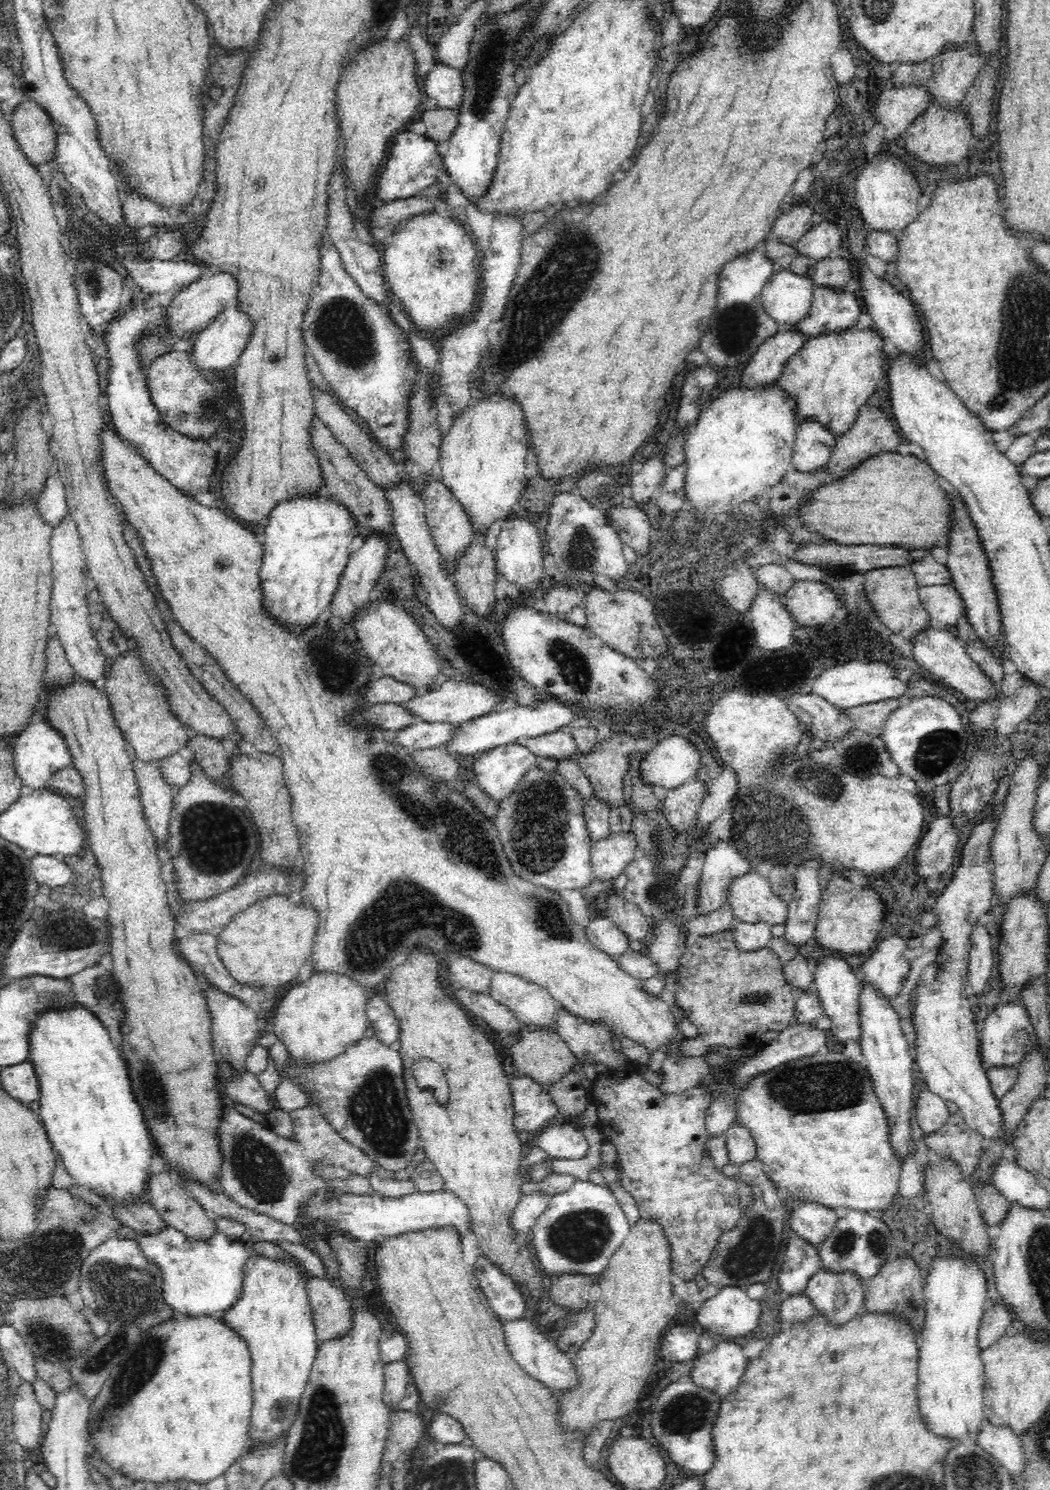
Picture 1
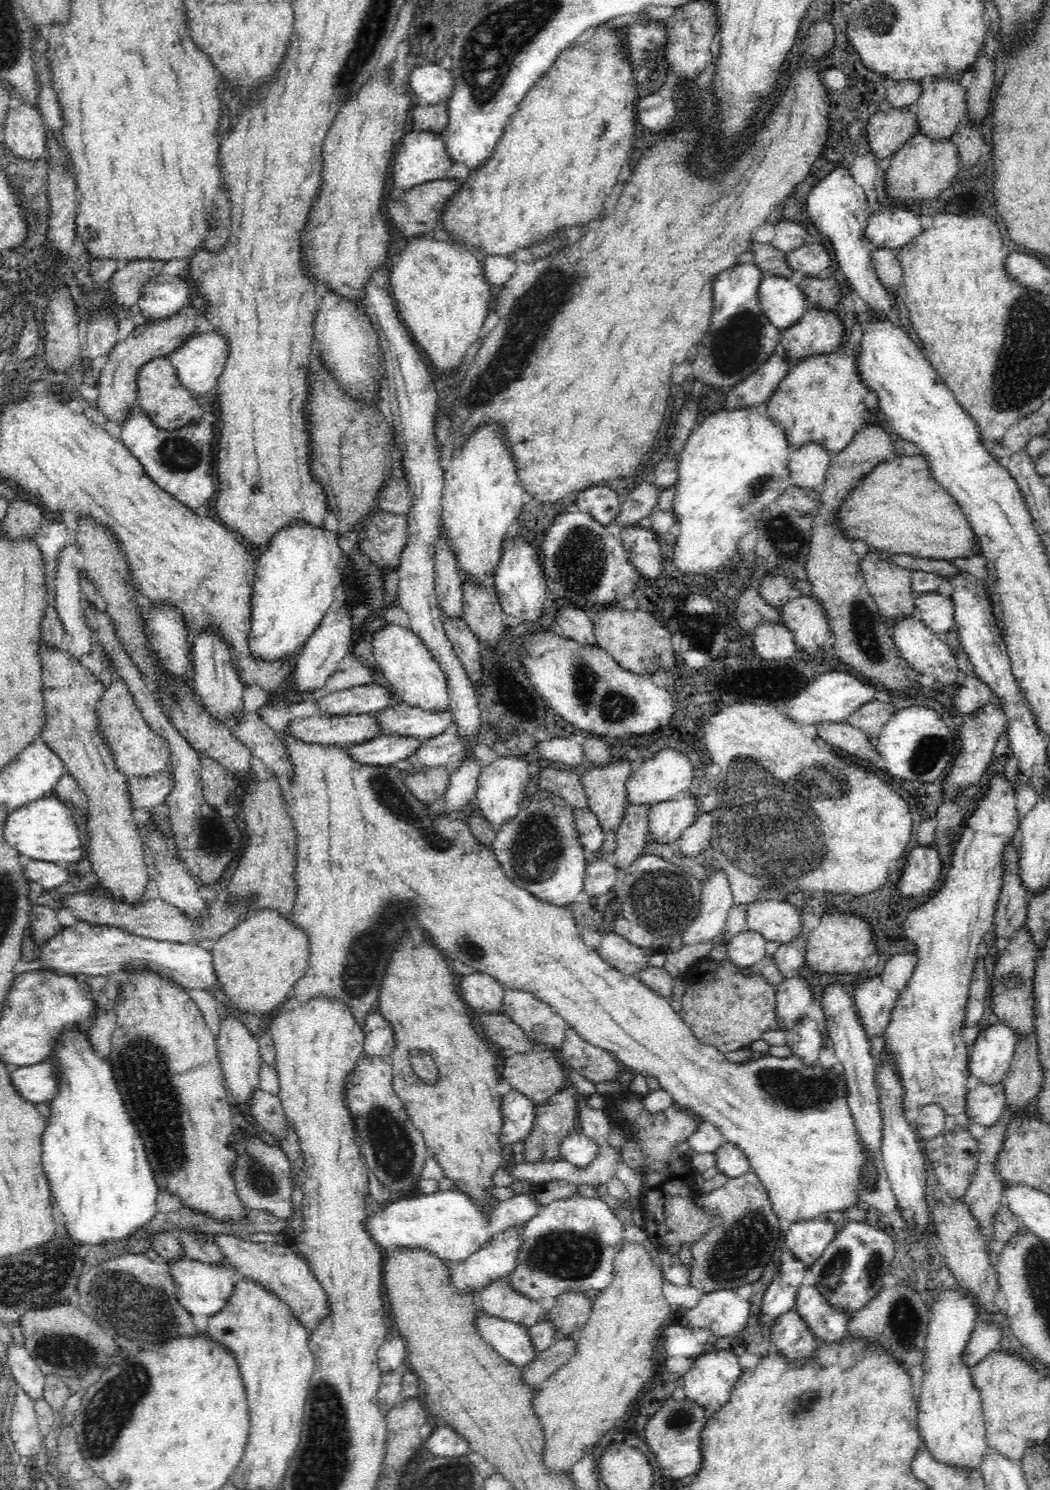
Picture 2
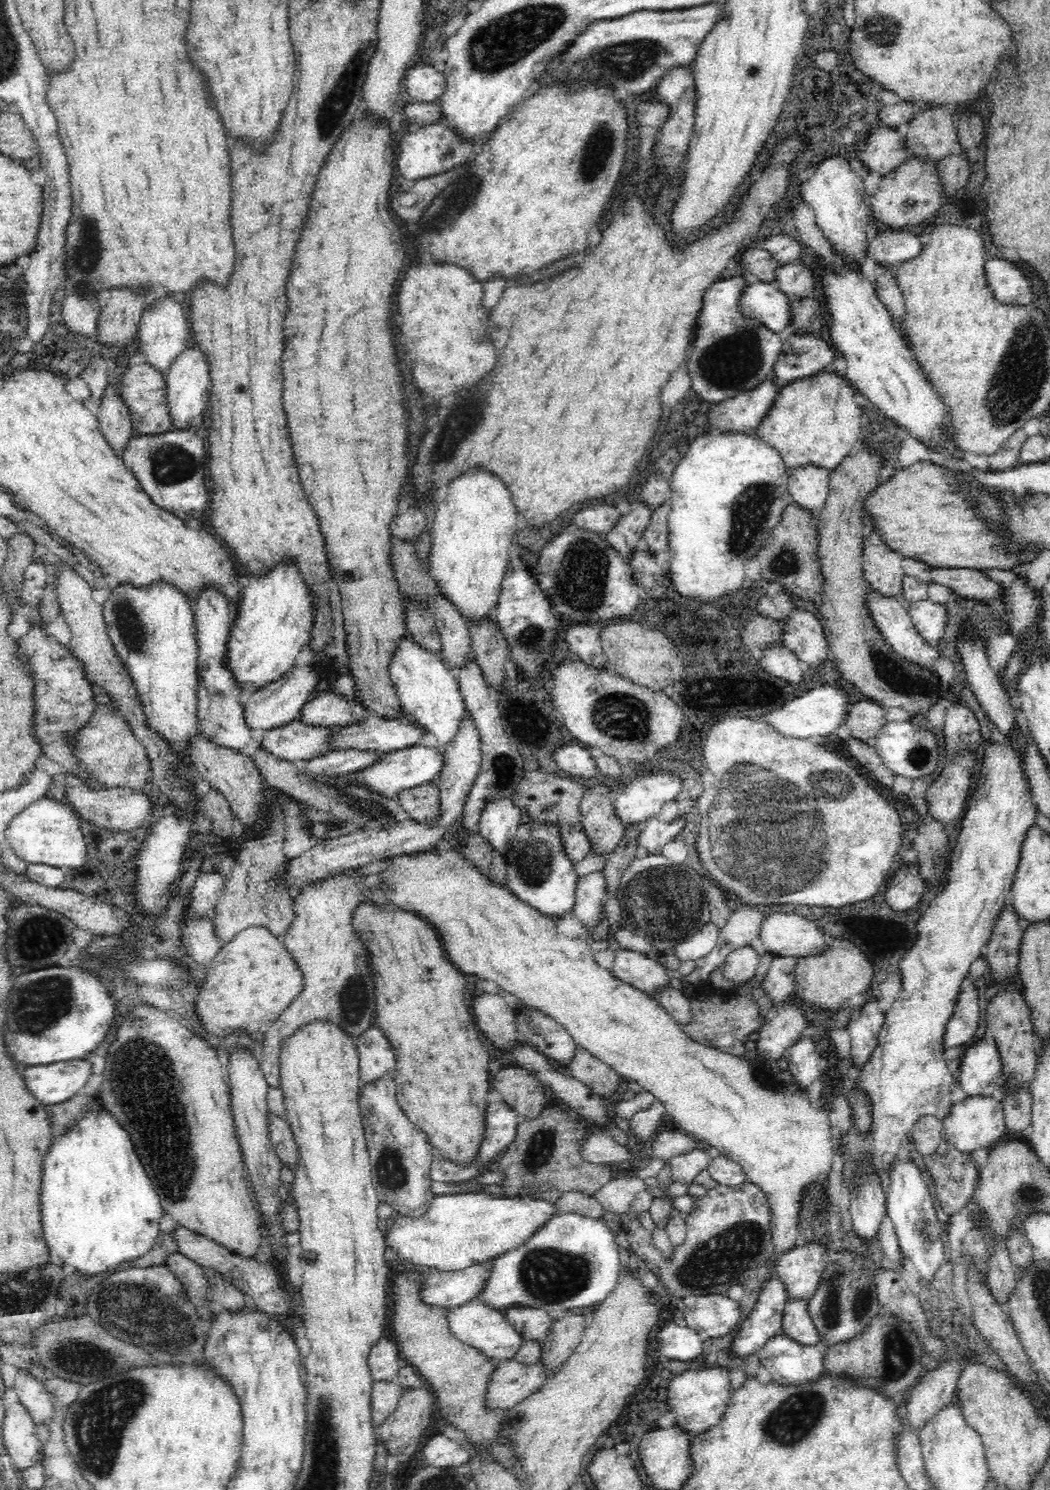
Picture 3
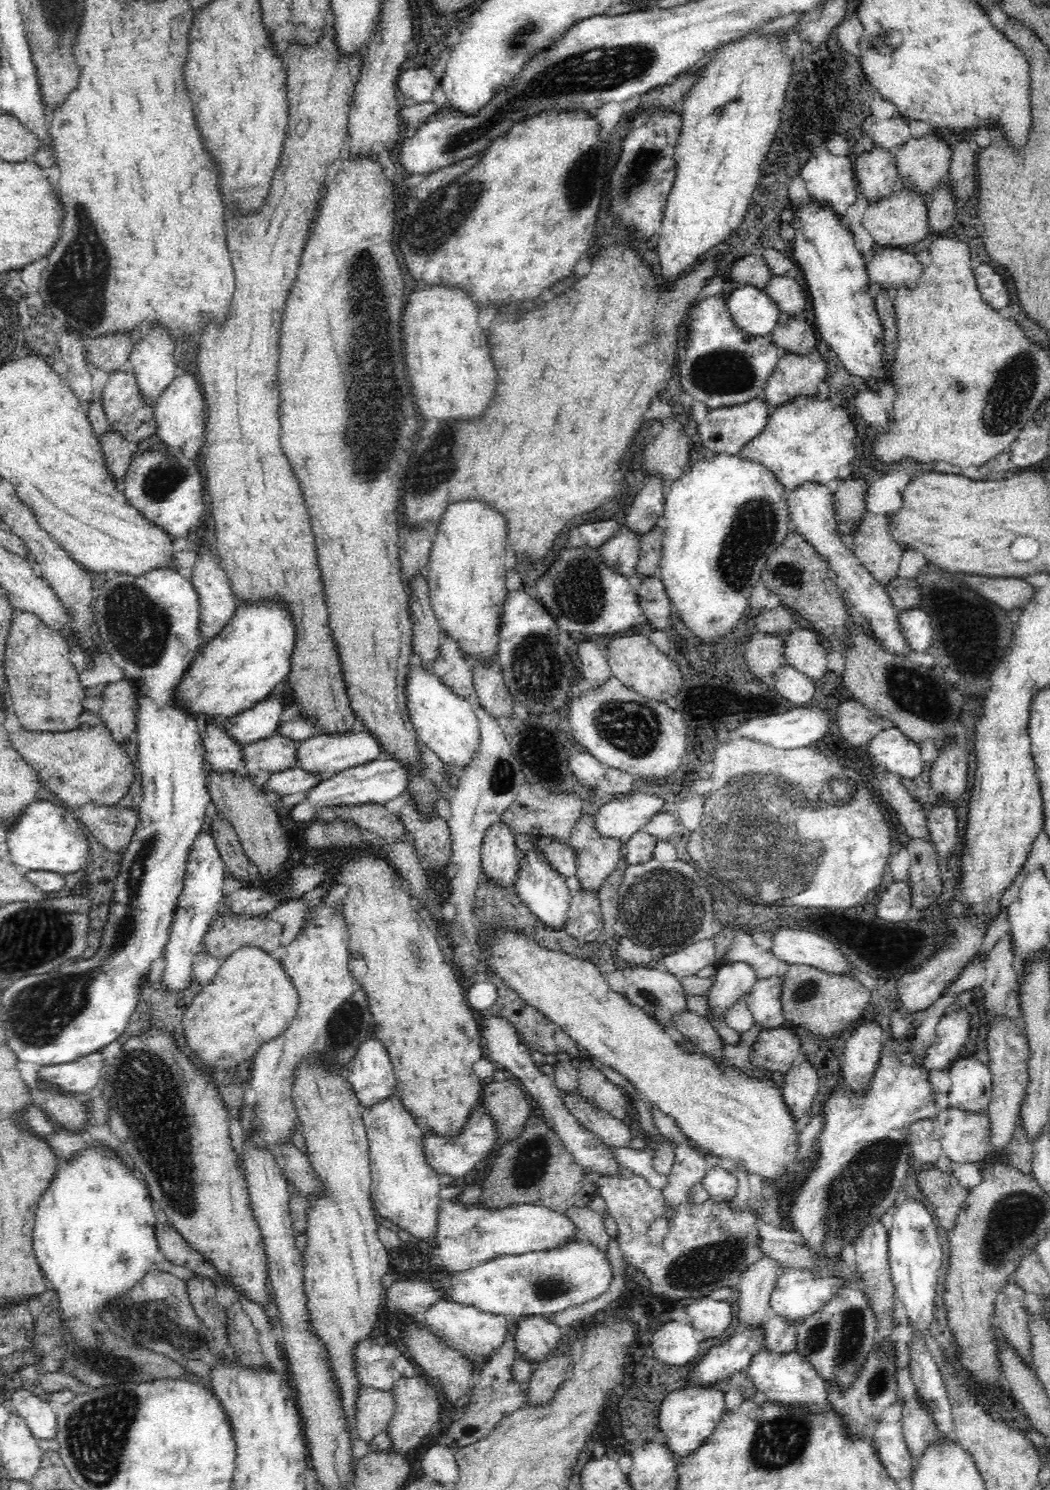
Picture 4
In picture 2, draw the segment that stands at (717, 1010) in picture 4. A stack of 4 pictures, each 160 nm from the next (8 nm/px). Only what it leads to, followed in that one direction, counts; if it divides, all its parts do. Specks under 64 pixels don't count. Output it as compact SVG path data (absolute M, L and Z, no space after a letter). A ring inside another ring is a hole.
M754 930L738 932L736 936L730 938L727 944L727 954L730 961L740 965L740 967L749 967L760 961L766 954L765 937Z

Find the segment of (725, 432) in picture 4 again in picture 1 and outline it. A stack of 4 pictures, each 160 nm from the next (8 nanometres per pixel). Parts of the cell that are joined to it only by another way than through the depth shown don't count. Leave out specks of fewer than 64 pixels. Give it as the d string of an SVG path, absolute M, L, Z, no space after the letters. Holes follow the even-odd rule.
M795 326L781 327L777 333L766 337L744 364L740 384L748 385L749 388L758 385L760 388L760 385L776 383L788 359L808 339L806 333Z

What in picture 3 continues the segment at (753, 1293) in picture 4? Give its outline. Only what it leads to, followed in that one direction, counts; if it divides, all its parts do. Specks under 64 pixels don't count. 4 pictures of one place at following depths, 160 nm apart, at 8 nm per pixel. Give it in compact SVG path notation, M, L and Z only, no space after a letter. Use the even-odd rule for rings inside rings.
M452 846L450 850L446 852L440 852L438 848L432 848L428 852L413 852L413 853L398 853L397 855L390 855L389 857L382 857L382 860L375 862L374 864L368 864L367 866L360 865L360 868L352 868L352 870L344 870L344 872L338 872L338 874L330 874L322 880L314 880L314 882L304 883L302 888L295 890L294 893L294 910L295 917L293 918L290 928L286 930L286 934L280 938L282 943L286 944L288 951L292 951L294 959L298 961L302 973L304 973L303 987L299 992L298 996L292 1000L291 1004L288 1004L288 1008L283 1010L278 1018L271 1024L269 1024L264 1030L262 1045L262 1062L260 1066L264 1071L264 1077L268 1086L279 1086L279 1054L280 1054L280 1041L287 1037L290 1033L294 1032L295 1028L298 1028L302 1023L307 1023L312 1019L326 1019L326 1021L334 1021L346 1029L346 1033L356 1038L359 1034L362 1034L370 1025L374 1024L372 1018L374 1018L374 1010L376 1010L376 1000L374 1000L374 974L372 974L372 964L370 964L370 951L366 942L362 940L362 936L355 930L354 923L354 910L358 909L361 905L376 905L378 909L383 907L394 907L395 910L400 910L408 913L414 913L418 917L422 918L426 923L429 923L438 934L438 939L442 943L447 959L458 969L464 972L466 975L476 975L484 980L492 980L496 982L502 990L510 992L520 999L527 1006L534 1006L546 1012L546 1015L552 1016L558 1023L564 1025L564 1028L570 1036L574 1039L576 1045L582 1046L588 1052L592 1053L596 1058L603 1060L604 1063L612 1065L612 1068L616 1070L623 1081L634 1080L646 1091L650 1091L654 1098L660 1099L664 1105L666 1105L666 1114L668 1114L676 1124L680 1127L680 1130L688 1133L698 1141L714 1145L719 1150L720 1154L726 1154L729 1158L734 1158L746 1173L748 1180L758 1185L766 1194L769 1200L771 1208L771 1232L772 1232L772 1243L774 1243L774 1254L768 1258L768 1261L776 1262L777 1258L783 1253L784 1249L790 1248L796 1244L798 1240L798 1234L800 1234L800 1212L802 1212L802 1200L808 1192L808 1186L816 1184L816 1182L826 1182L830 1172L832 1172L833 1162L840 1158L842 1148L842 1141L840 1141L841 1133L834 1131L834 1126L830 1122L830 1112L832 1109L828 1108L828 1098L826 1096L820 1096L816 1102L810 1100L810 1094L806 1087L802 1087L798 1080L794 1079L794 1075L790 1072L790 1069L782 1070L778 1068L775 1063L768 1063L762 1058L751 1056L736 1056L722 1052L718 1048L712 1048L710 1045L699 1043L698 1041L692 1040L688 1034L686 1034L678 1023L659 1002L650 995L618 979L612 973L605 970L600 964L596 963L593 959L592 950L590 944L584 940L584 938L568 938L558 932L558 917L546 915L546 913L539 912L536 908L529 906L526 902L523 902L518 896L512 893L506 885L499 884L489 880L486 874L481 872L478 866L475 866L473 862L466 858L463 852L460 852L456 846ZM368 876L376 876L378 882L376 884L366 884L364 880Z

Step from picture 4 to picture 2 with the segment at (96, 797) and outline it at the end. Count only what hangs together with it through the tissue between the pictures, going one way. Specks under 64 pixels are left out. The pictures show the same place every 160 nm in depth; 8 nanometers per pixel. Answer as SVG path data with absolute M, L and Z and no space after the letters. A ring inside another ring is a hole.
M116 674L110 686L107 686L102 700L98 702L98 717L100 717L100 731L114 751L118 767L128 775L128 778L150 776L169 767L170 741L150 723L146 723L146 717L136 701L136 696L130 691L130 685L122 675Z

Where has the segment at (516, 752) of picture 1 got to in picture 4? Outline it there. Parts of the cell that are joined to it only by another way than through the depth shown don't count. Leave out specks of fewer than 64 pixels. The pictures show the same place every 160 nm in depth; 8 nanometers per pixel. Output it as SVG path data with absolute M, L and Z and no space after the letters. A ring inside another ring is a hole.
M504 819L489 824L483 834L481 866L486 876L502 885L515 885L522 850L516 844L516 833Z

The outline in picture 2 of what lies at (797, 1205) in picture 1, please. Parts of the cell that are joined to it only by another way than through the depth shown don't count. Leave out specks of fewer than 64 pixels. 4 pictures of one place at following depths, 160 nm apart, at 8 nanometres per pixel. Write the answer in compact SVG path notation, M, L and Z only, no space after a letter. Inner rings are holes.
M825 1216L799 1218L790 1223L785 1242L792 1254L811 1268L835 1234L836 1224Z

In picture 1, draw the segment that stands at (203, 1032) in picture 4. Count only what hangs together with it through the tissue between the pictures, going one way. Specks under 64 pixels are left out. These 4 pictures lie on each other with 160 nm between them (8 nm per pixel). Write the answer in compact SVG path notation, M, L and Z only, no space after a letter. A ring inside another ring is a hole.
M270 894L250 907L237 912L226 926L217 933L218 955L222 957L230 973L242 983L254 985L272 985L272 987L289 987L298 978L298 971L310 959L318 933L320 913L309 902L290 902L288 894Z

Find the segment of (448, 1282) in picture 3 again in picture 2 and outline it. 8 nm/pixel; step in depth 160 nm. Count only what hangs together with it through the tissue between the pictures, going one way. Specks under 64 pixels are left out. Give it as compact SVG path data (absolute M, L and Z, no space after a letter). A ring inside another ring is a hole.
M526 1222L519 1225L510 1225L497 1232L490 1240L473 1252L468 1258L461 1261L450 1261L448 1267L452 1269L452 1283L461 1291L470 1287L472 1291L479 1291L488 1281L510 1277L516 1264L518 1264L518 1252L522 1250L526 1232Z

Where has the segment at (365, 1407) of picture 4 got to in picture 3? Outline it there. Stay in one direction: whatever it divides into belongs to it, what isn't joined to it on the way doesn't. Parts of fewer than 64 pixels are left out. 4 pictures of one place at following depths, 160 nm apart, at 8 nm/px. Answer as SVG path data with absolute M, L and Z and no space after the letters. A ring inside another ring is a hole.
M397 1379L390 1380L390 1382L386 1380L375 1382L371 1405L374 1426L382 1425L384 1420L394 1413L404 1391Z

